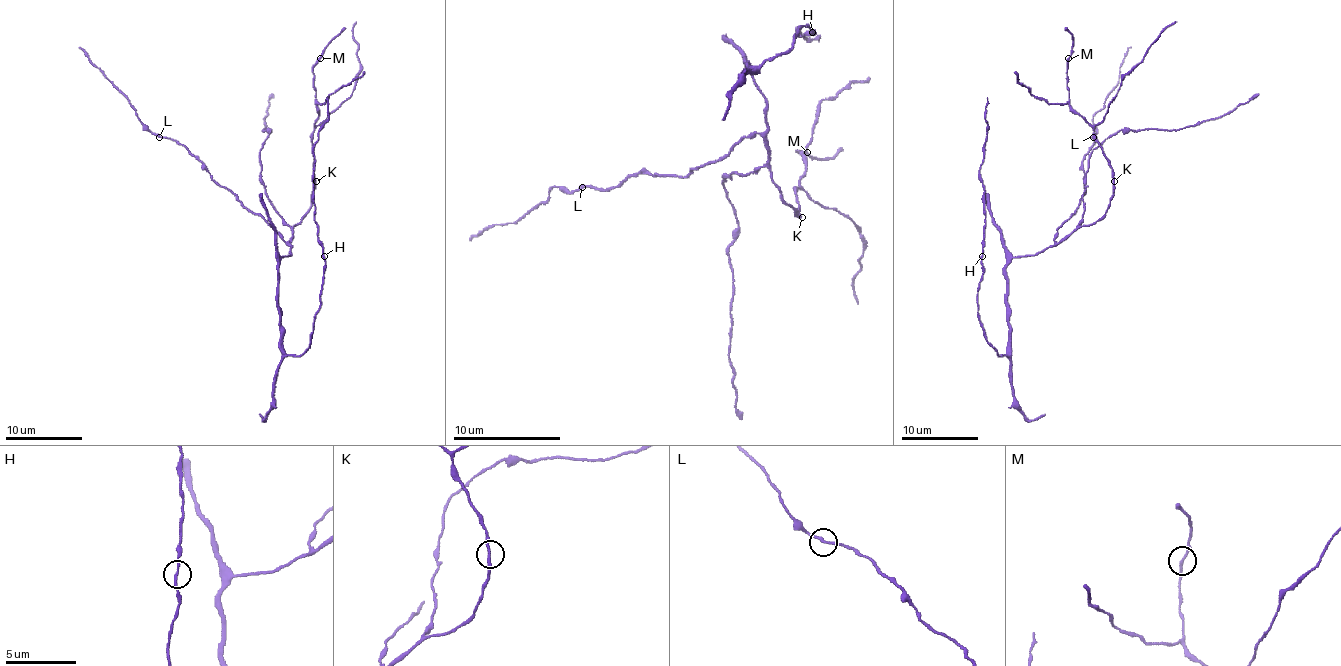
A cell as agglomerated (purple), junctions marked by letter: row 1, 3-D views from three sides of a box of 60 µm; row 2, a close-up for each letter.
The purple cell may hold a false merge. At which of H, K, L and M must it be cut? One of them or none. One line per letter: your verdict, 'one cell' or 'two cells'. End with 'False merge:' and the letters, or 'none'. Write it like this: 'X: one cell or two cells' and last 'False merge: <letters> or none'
H: one cell
K: one cell
L: one cell
M: one cell
False merge: none

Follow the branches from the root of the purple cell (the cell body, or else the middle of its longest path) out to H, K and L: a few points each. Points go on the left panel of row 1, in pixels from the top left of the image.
H: (278, 269), (280, 346), (287, 354), (299, 356), (310, 342), (314, 316), (320, 306), (326, 264), (324, 256)
K: (278, 269), (278, 262), (291, 254), (291, 229), (306, 214), (316, 181)
L: (278, 269), (278, 262), (291, 254), (291, 246), (260, 216), (253, 214), (222, 187), (182, 145), (159, 137)

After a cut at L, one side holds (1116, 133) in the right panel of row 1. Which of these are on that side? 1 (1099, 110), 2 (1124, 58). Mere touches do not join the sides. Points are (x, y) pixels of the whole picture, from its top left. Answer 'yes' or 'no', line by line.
1: no
2: no

